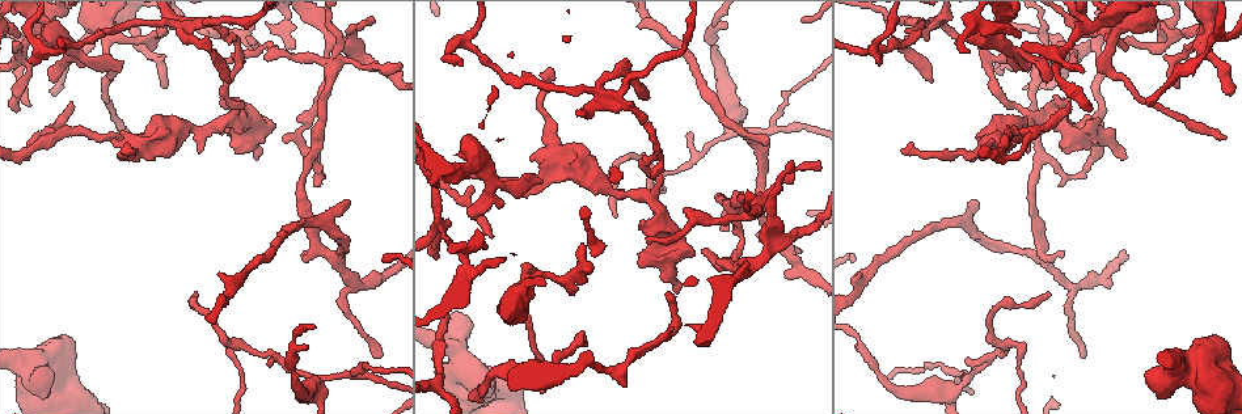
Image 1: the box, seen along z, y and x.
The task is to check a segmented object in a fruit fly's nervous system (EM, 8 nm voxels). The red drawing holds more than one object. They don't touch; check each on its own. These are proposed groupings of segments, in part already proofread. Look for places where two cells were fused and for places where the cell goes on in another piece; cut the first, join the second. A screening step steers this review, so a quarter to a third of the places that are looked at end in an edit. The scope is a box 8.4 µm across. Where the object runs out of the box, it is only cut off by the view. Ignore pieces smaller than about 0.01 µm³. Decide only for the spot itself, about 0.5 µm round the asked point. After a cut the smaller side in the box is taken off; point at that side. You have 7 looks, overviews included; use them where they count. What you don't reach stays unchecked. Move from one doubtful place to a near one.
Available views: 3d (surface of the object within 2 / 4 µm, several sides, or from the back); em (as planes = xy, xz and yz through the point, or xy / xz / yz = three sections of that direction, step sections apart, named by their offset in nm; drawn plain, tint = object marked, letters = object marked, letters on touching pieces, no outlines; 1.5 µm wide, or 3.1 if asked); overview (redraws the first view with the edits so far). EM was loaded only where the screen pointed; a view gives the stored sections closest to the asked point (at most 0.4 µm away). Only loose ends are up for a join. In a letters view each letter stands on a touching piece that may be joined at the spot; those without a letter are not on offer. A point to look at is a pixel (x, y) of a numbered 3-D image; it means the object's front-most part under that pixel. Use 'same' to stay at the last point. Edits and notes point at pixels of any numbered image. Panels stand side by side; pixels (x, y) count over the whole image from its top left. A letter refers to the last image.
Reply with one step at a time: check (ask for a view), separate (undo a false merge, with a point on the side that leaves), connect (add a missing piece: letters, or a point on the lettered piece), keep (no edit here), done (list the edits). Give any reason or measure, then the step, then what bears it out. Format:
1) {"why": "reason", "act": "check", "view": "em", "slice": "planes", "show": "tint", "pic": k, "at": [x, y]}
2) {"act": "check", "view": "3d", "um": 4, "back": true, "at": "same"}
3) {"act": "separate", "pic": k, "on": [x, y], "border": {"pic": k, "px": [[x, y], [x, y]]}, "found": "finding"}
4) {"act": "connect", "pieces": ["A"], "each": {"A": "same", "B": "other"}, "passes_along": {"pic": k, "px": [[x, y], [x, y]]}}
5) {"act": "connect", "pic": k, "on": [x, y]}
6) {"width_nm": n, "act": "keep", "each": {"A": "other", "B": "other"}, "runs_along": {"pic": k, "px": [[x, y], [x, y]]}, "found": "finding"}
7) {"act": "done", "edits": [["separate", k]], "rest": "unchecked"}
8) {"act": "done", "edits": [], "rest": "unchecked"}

{"why": "three arms meet", "act": "check", "view": "3d", "um": 4, "pic": 1, "at": [30, 150]}

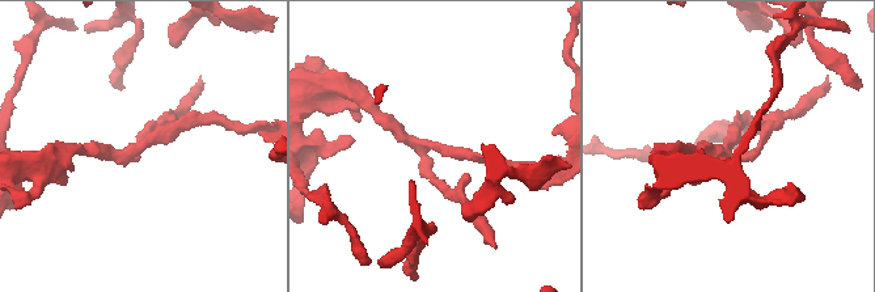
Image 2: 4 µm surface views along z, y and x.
{"arms": 3, "why": "now the EM", "act": "check", "view": "em", "slice": "planes", "show": "tint", "pic": 2, "at": [729, 144]}

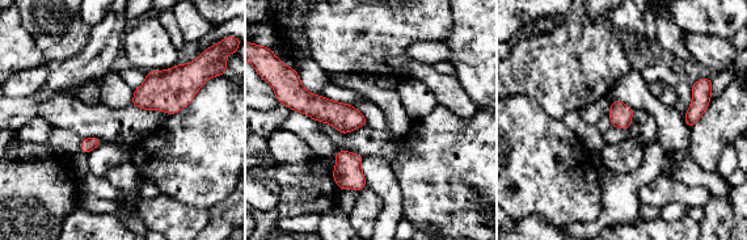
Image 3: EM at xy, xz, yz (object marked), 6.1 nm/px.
{"why": "what lies round it", "act": "check", "view": "em", "slice": "planes", "show": "letters", "at": "same"}

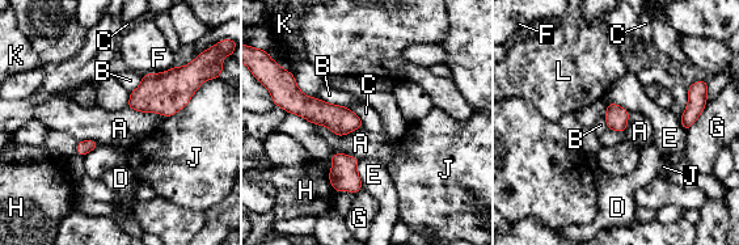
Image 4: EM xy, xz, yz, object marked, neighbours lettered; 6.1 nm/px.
{"act": "keep", "each": {"A": "other", "B": "other", "C": "other", "D": "other", "E": "other", "F": "other", "G": "other", "H": "other", "J": "other", "K": "other", "L": "other"}, "border": {"pic": 4, "px": [[313, 122], [337, 135], [362, 127]]}, "found": "continuous, no second cell"}

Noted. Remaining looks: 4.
{"why": "free end", "act": "check", "view": "em", "slice": "xy", "step": 4, "show": "tint", "pic": 1, "at": [1090, 109]}

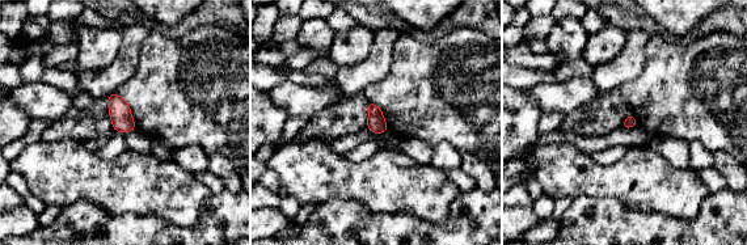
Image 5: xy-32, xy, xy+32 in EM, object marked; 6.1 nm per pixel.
{"act": "check", "view": "em", "slice": "planes", "show": "letters", "at": "same"}

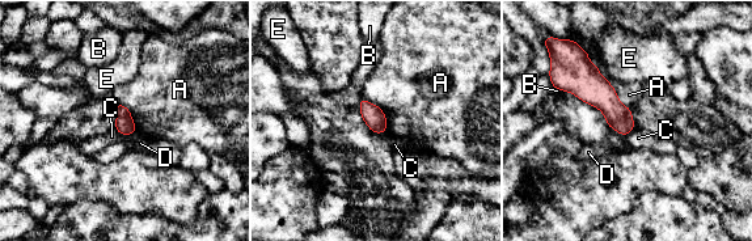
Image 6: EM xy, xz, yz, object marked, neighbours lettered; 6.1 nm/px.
{"act": "keep", "each": {"A": "other", "B": "other", "C": "other", "D": "other", "E": "other"}, "border": {"pic": 6, "px": [[114, 129], [122, 134], [136, 131]]}, "found": "none of them fits"}

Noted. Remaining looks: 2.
{"why": "thin end", "act": "check", "view": "3d", "um": 4, "pic": 1, "at": [233, 54]}

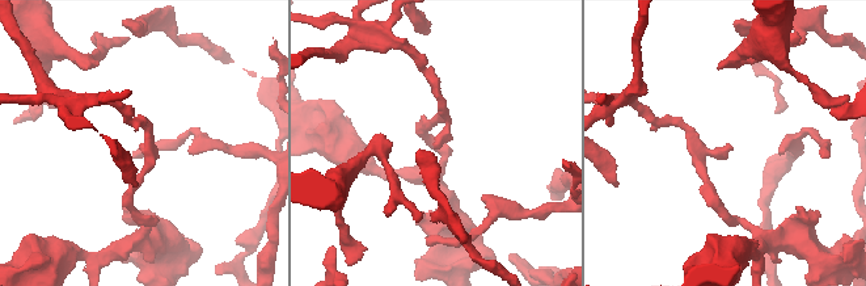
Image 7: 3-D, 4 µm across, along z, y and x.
{"act": "check", "view": "em", "slice": "planes", "show": "letters", "pic": 7, "at": [731, 147]}

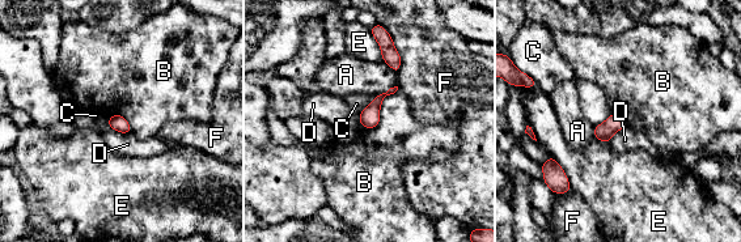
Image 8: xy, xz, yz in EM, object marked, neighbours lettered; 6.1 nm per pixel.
{"act": "keep", "each": {"A": "other", "B": "other", "C": "other", "D": "other", "E": "other", "F": "other"}, "border": {"pic": 8, "px": [[398, 89], [361, 127]]}, "found": "no lettered piece goes on from it"}

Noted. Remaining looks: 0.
{"act": "done", "edits": [], "rest": "unchecked"}

